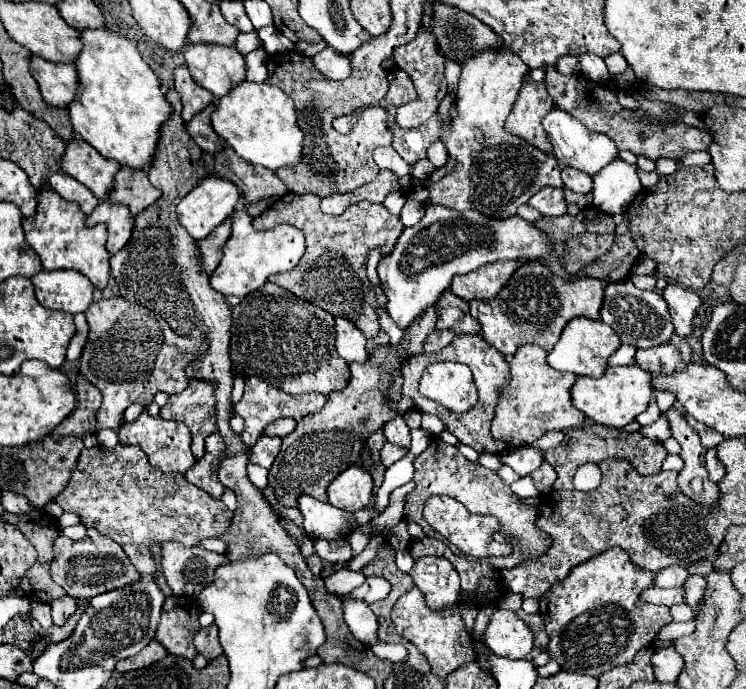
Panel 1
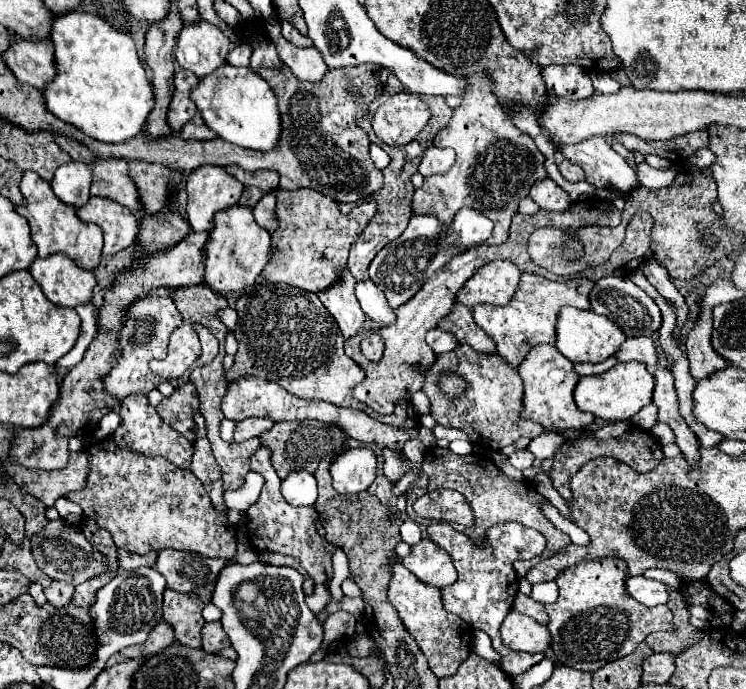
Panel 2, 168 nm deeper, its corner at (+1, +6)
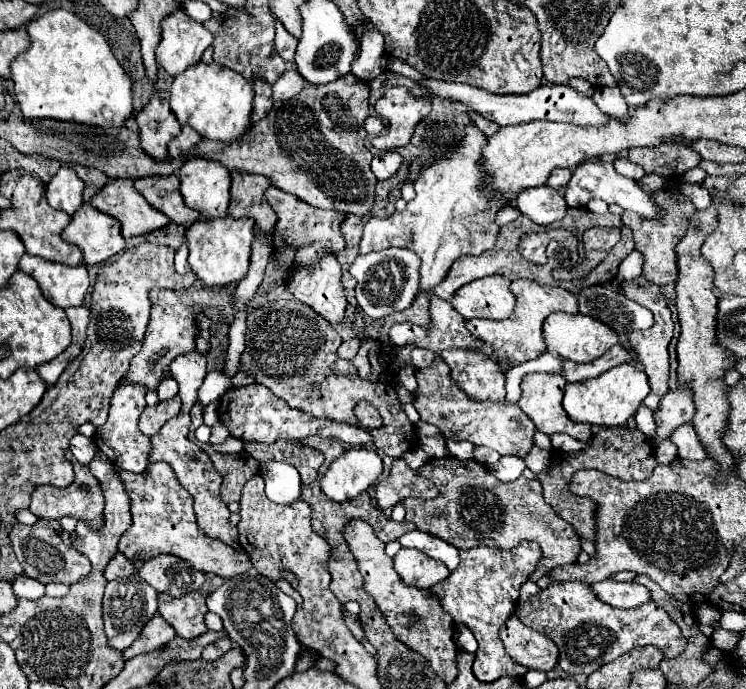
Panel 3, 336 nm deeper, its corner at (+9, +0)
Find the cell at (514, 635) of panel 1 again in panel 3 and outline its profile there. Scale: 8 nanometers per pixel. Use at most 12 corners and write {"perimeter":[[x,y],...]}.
{"perimeter":[[515,615],[501,641],[519,665],[551,671],[559,651]]}

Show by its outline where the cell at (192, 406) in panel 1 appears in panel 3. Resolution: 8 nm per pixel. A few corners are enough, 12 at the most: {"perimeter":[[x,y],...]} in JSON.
{"perimeter":[[179,397],[145,407],[139,429],[155,435],[179,413]]}

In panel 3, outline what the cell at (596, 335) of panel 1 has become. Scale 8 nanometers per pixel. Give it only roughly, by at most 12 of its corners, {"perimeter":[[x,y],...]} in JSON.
{"perimeter":[[551,313],[543,323],[549,353],[589,363],[619,343],[593,317]]}

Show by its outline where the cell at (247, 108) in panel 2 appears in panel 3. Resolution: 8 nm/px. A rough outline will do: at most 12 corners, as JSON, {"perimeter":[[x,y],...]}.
{"perimeter":[[215,61],[175,75],[177,121],[235,141],[253,109],[251,83]]}

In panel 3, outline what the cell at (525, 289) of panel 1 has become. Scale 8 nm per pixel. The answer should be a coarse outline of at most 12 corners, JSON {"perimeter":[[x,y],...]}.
{"perimeter":[[521,279],[503,321],[469,319],[471,335],[511,365],[547,351],[541,327],[555,311],[577,313],[575,295]]}

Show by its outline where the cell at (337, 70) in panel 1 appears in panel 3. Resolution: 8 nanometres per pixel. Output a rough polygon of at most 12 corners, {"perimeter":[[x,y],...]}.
{"perimeter":[[285,71],[273,83],[273,103],[287,101],[303,89],[297,71]]}

